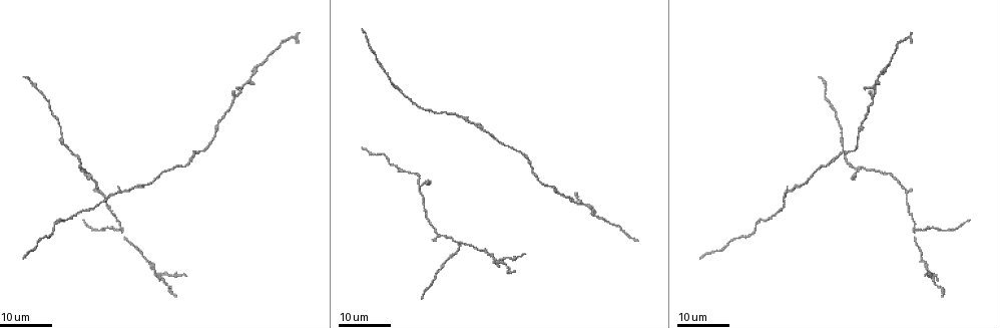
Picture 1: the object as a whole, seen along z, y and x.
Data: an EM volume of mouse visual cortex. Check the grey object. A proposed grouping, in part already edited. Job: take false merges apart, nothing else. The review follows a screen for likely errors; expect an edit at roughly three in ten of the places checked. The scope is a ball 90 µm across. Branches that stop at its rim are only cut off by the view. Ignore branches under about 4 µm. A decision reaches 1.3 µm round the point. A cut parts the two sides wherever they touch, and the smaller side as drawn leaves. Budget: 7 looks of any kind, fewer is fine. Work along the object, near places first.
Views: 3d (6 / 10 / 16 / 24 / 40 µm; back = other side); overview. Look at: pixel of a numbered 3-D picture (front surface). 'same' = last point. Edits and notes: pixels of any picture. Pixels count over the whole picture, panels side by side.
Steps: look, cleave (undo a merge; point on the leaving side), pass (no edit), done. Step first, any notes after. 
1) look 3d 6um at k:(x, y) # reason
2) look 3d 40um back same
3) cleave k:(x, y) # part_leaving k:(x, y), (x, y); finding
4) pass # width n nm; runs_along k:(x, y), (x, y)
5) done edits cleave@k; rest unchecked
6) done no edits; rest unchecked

look 3d 16um at 1:(497, 260)

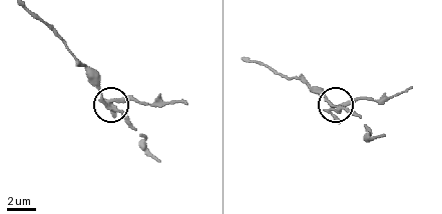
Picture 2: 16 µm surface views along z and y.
look 3d 6um at 2:(117, 106) # zoom in

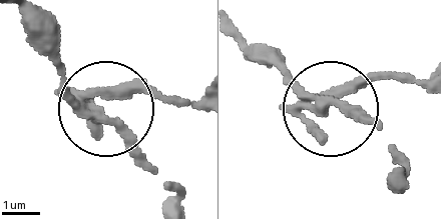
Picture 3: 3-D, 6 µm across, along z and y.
cleave 3:(145, 83) # width 300 nm; part_leaving 3:(98, 111), (123, 95), (200, 104); two neurons meet here

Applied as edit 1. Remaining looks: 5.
look overview

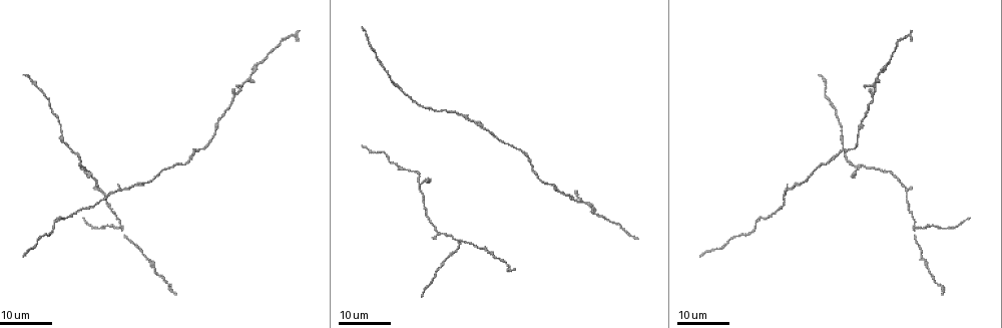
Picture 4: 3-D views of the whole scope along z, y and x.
look 3d 24um at 4:(842, 133) # calibre changes

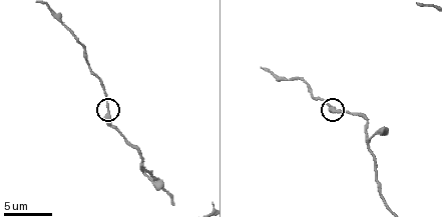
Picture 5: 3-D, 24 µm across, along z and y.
look 3d 6um at 5:(109, 110)

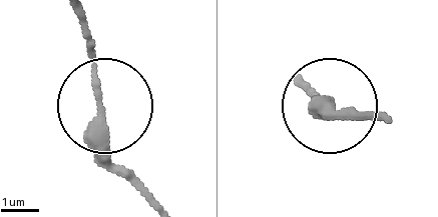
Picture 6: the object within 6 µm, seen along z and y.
look 3d 6um back at 6:(101, 104)

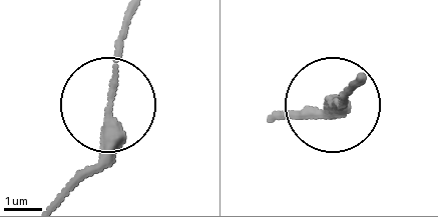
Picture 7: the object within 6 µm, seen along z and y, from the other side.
pass # continuous, no second neuron

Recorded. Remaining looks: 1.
done edits cleave@3; rest unchecked

